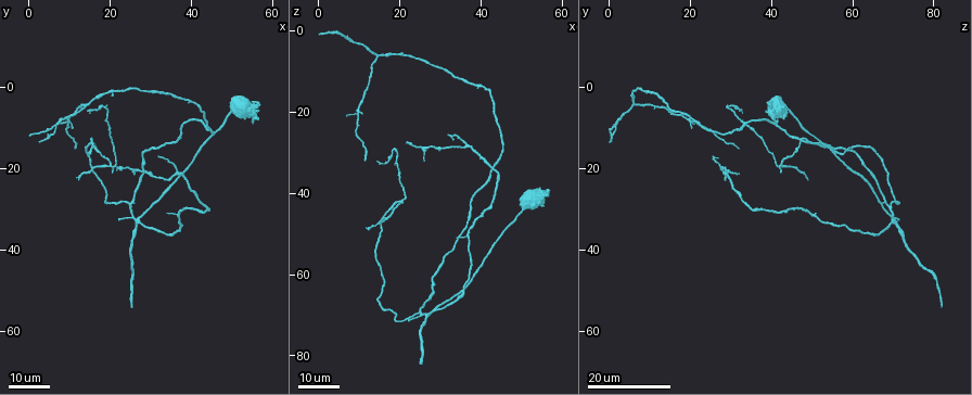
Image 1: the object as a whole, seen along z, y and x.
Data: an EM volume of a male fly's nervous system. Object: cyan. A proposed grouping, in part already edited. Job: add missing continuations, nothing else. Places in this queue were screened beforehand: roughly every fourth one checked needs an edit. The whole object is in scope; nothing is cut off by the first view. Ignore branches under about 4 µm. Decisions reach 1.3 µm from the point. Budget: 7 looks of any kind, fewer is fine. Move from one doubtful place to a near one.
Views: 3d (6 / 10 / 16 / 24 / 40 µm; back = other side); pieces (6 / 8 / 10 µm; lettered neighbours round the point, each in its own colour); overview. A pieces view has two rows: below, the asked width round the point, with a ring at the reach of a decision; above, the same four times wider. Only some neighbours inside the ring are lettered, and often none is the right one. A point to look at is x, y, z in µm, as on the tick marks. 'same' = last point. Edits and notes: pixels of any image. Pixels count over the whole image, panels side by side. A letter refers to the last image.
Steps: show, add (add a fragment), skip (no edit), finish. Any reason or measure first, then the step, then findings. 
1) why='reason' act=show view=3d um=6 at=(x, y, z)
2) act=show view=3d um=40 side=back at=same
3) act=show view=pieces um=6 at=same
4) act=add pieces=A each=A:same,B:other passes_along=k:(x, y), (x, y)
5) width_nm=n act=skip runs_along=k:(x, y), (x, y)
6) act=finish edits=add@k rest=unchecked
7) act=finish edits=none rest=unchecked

why='free end' act=show view=3d um=24 at=(26.0, 53.5, 81.5)

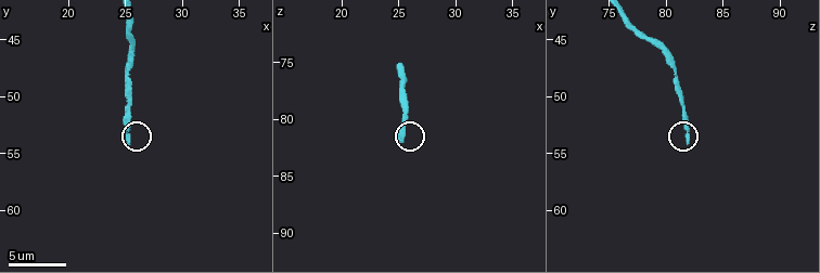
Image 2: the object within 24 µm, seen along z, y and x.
why='what lies round it' act=show view=pieces um=6 at=(25.2, 54.2, 81.8)

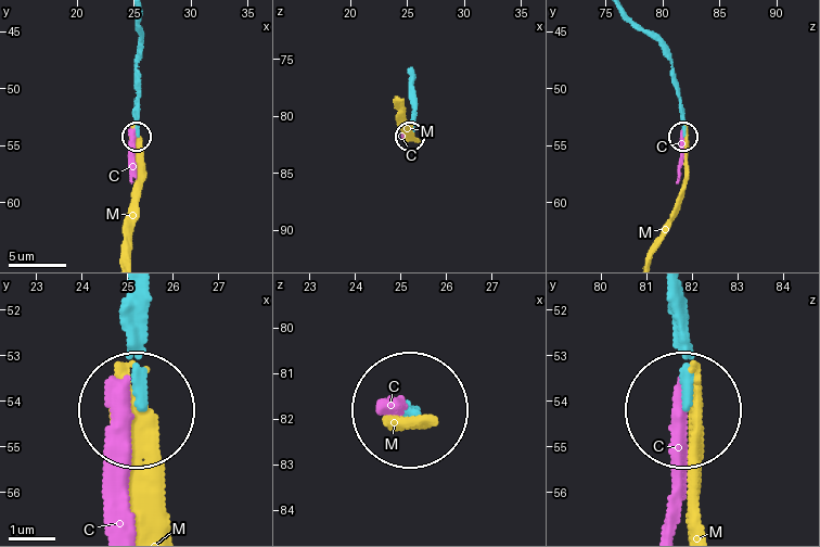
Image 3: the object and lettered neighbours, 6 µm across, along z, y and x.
width_nm=200 act=skip each=C:other,M:other runs_along=3:(143, 296), (143, 409) found='none of them fits'

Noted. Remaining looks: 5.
why='branch stops here' act=show view=3d um=16 at=(14.0, 5.5, 32.5)

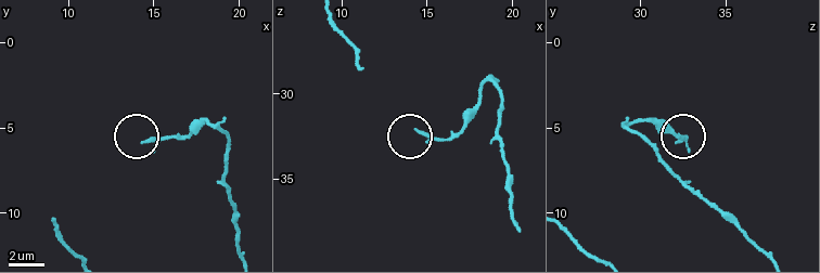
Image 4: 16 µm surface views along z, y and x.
why='see the neighbours' act=show view=pieces um=8 at=(14.4, 5.9, 32.2)

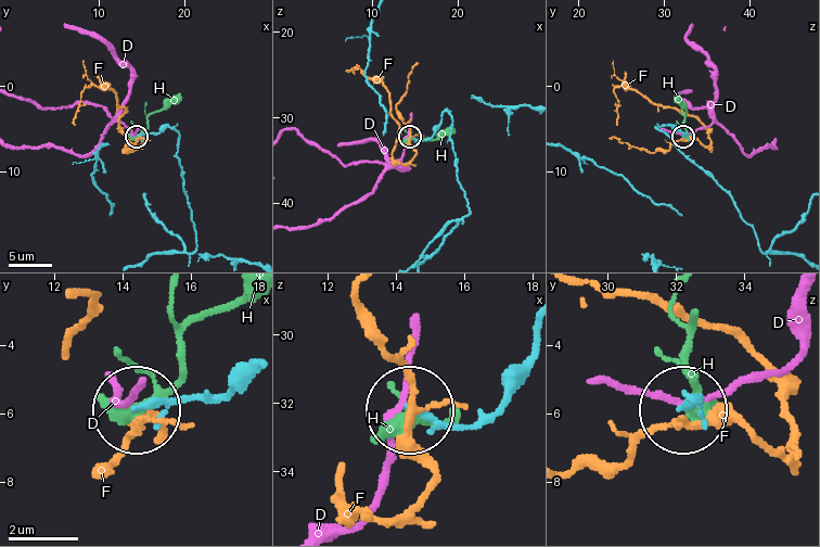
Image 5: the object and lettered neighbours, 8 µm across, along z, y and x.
act=skip each=D:other,F:other,H:other runs_along=5:(527, 377), (460, 429), (410, 411) found='no lettered fragment goes on from it'

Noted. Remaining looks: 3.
act=show view=3d um=24 at=(21.5, 20.0, 28.0)

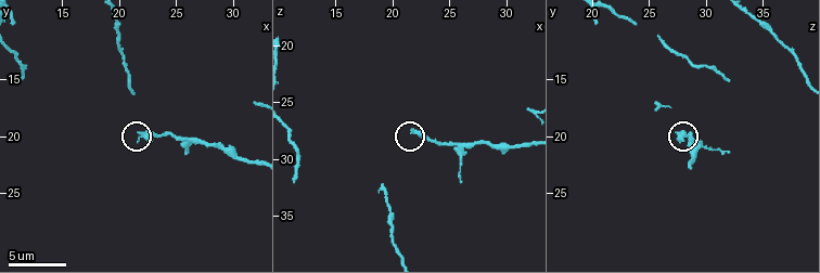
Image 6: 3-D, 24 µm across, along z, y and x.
act=show view=pieces um=8 at=(21.8, 20.4, 27.8)

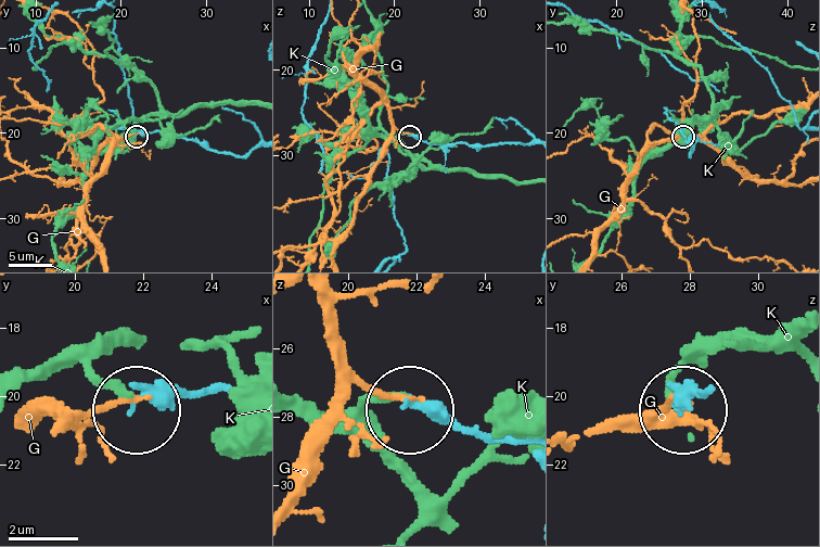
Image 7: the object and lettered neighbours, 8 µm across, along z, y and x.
width_nm=220 act=skip each=G:other,K:other runs_along=7:(527, 143), (428, 143), (409, 135) found='none of them fits'

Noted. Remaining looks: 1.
act=finish edits=none rest=unchecked

